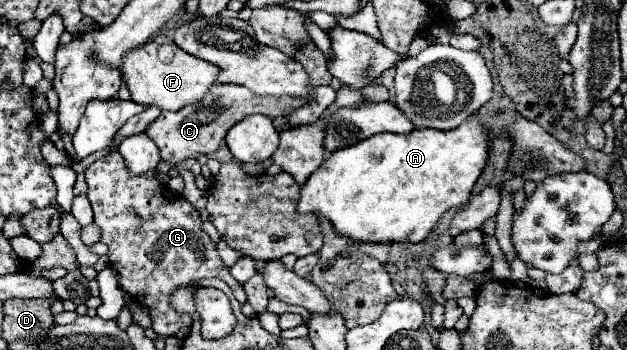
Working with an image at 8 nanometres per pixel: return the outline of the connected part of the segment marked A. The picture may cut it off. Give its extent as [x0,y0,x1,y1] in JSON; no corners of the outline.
[298,116,492,242]

